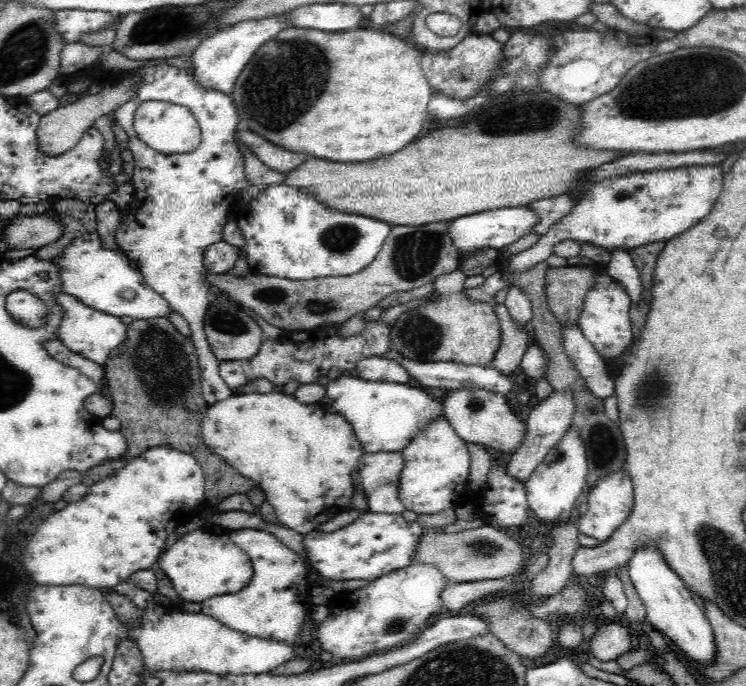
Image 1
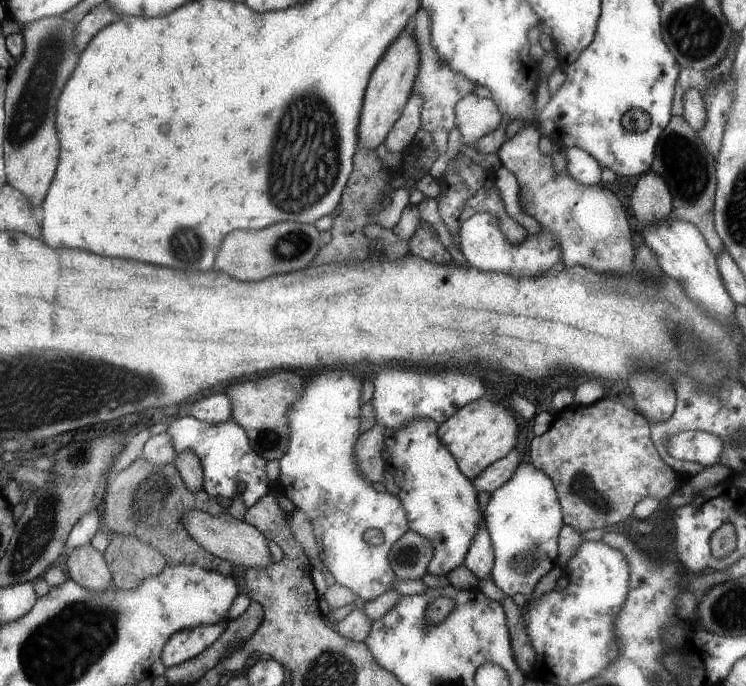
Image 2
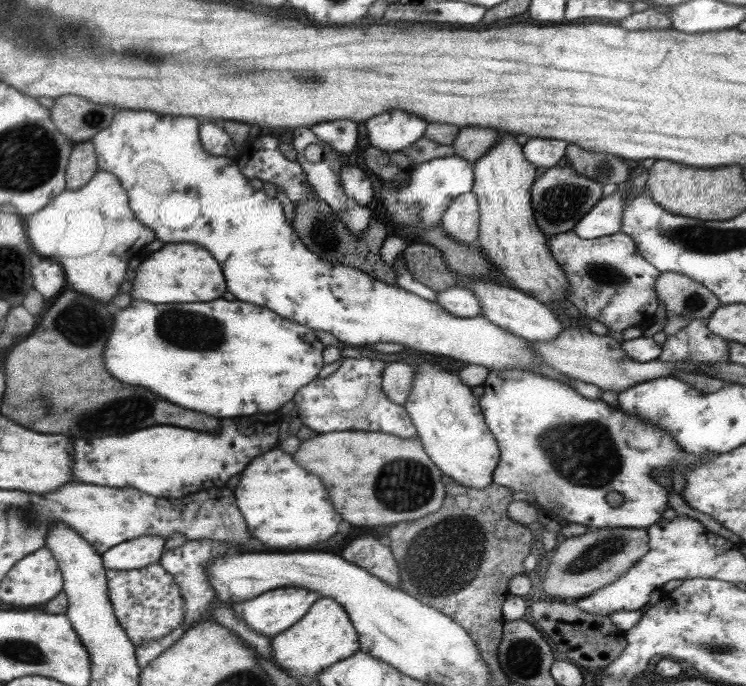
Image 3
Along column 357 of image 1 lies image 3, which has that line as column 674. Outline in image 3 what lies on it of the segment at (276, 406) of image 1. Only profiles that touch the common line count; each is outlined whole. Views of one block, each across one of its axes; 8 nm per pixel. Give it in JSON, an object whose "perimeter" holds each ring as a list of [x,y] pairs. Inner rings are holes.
{"perimeter":[[[489,370],[489,376],[487,380],[481,384],[483,386],[483,396],[479,398],[479,406],[481,406],[481,412],[483,412],[483,418],[485,418],[485,424],[489,428],[489,432],[493,434],[497,446],[499,446],[499,464],[493,472],[493,484],[499,484],[499,486],[505,486],[505,488],[511,488],[515,492],[529,492],[533,490],[535,492],[535,498],[539,500],[539,504],[543,506],[545,498],[555,498],[557,502],[561,502],[563,510],[559,512],[561,516],[565,516],[569,522],[575,522],[575,524],[583,524],[587,528],[593,528],[593,530],[603,530],[603,528],[639,528],[639,530],[647,530],[651,526],[655,526],[657,520],[661,520],[661,514],[671,508],[667,498],[669,498],[669,488],[663,488],[661,484],[657,484],[651,476],[653,470],[657,468],[669,468],[669,470],[677,470],[677,472],[691,472],[695,470],[697,466],[705,464],[705,462],[711,462],[713,458],[719,456],[719,452],[709,452],[709,454],[703,454],[703,456],[697,456],[697,454],[689,454],[685,452],[677,440],[663,430],[663,426],[659,424],[649,424],[647,420],[635,416],[635,414],[627,414],[623,412],[619,406],[609,406],[605,404],[601,398],[599,400],[589,400],[589,398],[583,398],[579,396],[577,392],[573,392],[565,382],[557,382],[557,380],[549,380],[545,376],[535,376],[531,372],[521,372],[521,370]]]}

